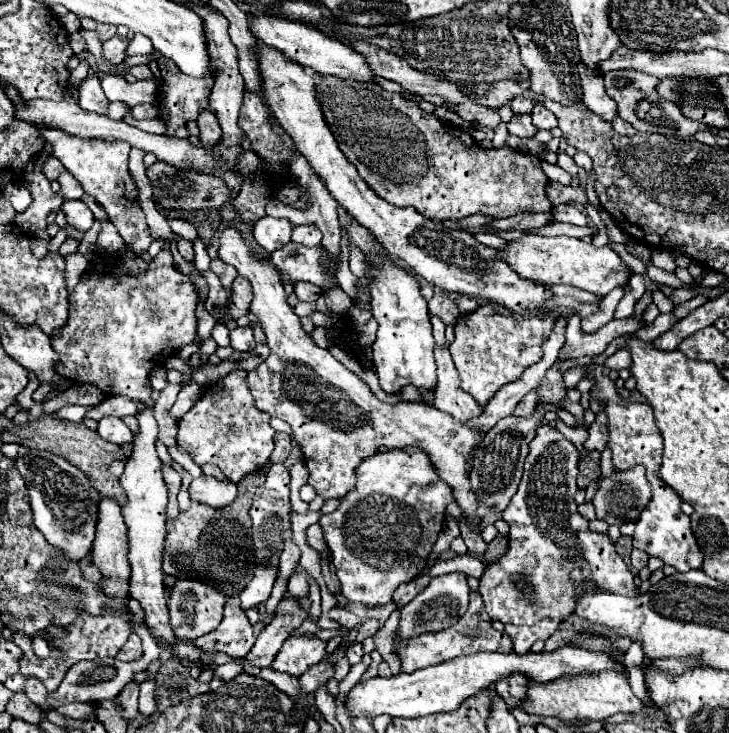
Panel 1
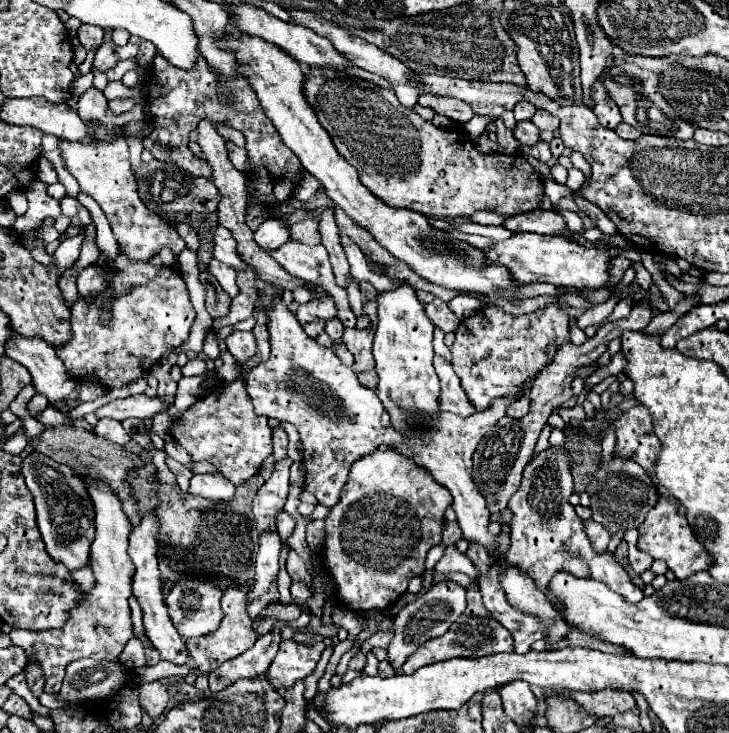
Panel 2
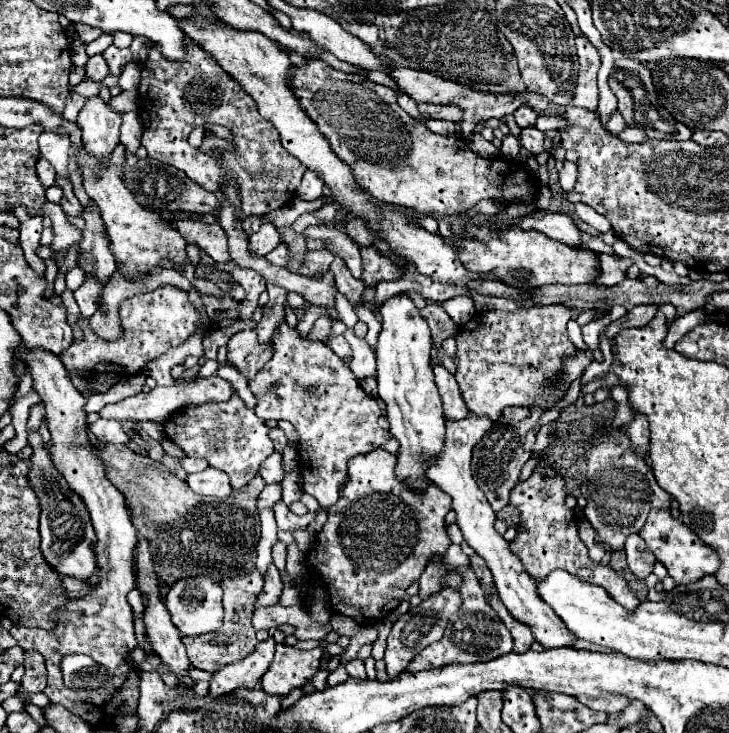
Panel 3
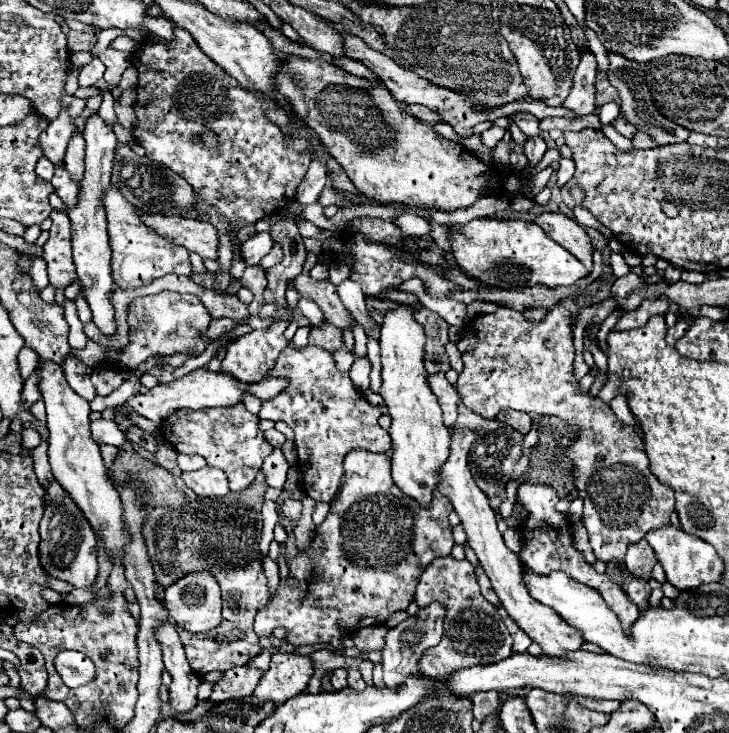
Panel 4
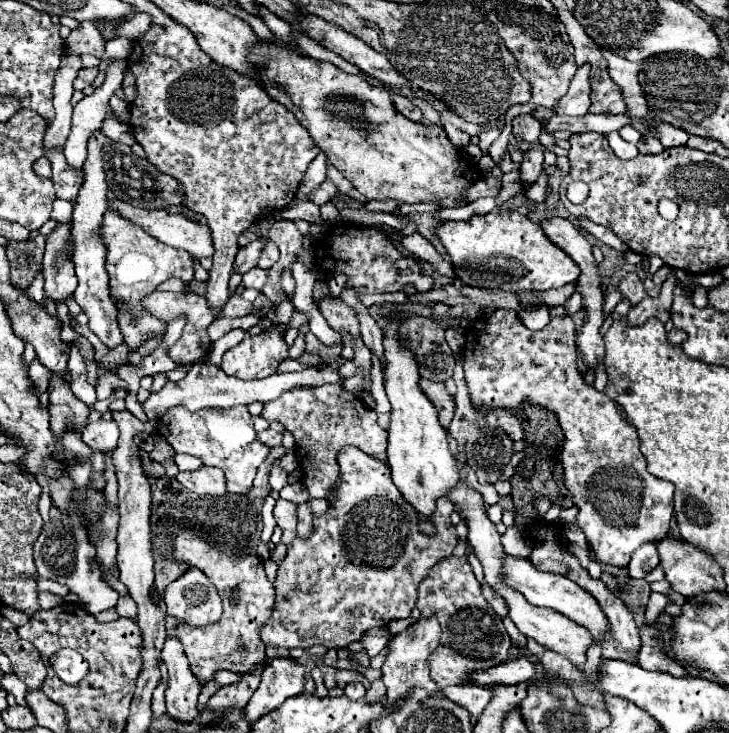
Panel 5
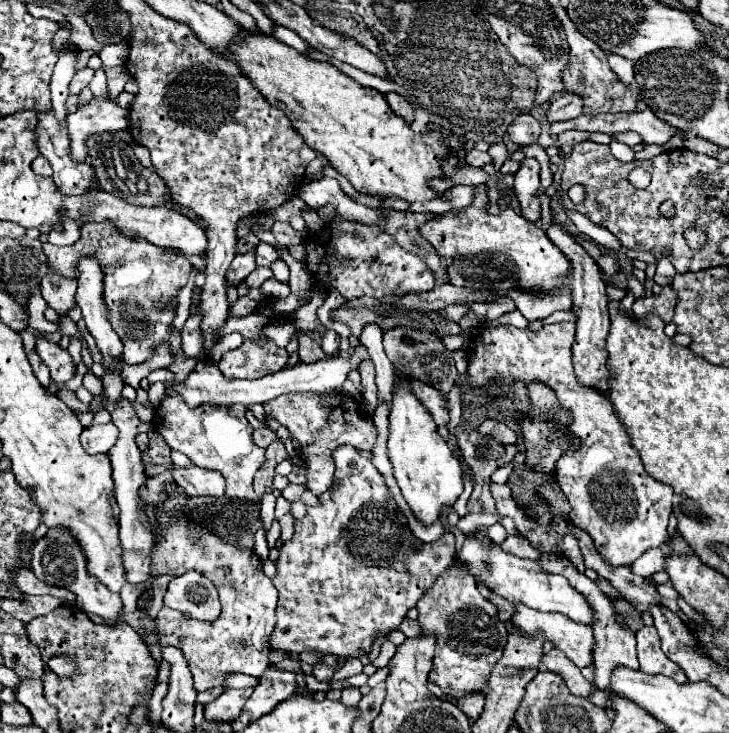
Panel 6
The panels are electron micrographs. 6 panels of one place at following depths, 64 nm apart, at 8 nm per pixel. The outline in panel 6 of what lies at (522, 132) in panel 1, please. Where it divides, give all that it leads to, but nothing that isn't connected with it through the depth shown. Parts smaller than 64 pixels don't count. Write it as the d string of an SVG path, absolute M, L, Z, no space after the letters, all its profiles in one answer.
M524 158L520 164L520 170L514 174L514 192L518 196L520 214L528 222L540 220L540 200L538 200L538 188L540 188L540 164L534 158Z

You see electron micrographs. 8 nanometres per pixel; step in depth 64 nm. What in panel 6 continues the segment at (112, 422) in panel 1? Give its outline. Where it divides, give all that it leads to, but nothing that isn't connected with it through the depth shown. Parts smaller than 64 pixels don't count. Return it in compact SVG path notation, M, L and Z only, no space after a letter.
M110 422L110 424L102 424L102 426L88 426L82 432L82 444L84 450L88 454L100 454L100 452L108 452L118 436L118 428Z

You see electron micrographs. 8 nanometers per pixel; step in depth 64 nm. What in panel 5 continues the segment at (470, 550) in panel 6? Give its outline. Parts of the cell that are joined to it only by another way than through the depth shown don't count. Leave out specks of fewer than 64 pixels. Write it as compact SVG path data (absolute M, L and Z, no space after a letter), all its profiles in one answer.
M504 556L504 562L502 562L502 580L504 580L504 584L508 584L516 592L520 592L530 604L540 606L540 608L552 608L552 610L568 616L572 622L588 628L592 632L592 636L594 636L596 642L600 642L602 636L606 634L606 616L600 610L598 602L586 590L582 590L578 584L574 584L572 580L568 580L566 576L540 572L526 558Z

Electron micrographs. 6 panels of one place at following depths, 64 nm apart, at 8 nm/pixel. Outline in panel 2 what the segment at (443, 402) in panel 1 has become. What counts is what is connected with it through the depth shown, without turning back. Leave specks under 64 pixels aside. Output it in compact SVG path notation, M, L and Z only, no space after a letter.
M434 356L434 370L436 370L436 374L440 378L440 386L442 386L440 408L444 412L452 412L452 414L458 414L458 416L464 416L464 418L474 414L476 410L468 402L466 392L462 390L456 372L452 370L452 364L448 364L440 356Z

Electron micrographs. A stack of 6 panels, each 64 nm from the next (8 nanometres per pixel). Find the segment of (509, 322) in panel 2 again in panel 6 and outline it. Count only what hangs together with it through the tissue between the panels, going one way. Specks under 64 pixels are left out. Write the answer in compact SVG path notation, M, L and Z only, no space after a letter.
M574 322L546 324L540 330L518 330L514 326L480 330L474 336L476 346L468 366L468 382L472 386L486 386L490 380L496 380L498 386L504 386L512 380L522 380L524 384L538 380L556 392L560 406L572 410L574 422L568 430L580 438L582 446L578 450L570 446L556 464L556 480L572 506L570 522L594 538L596 550L606 562L630 566L648 548L662 546L668 540L666 526L672 514L672 486L660 484L646 474L612 402L576 380L572 368L574 334Z

